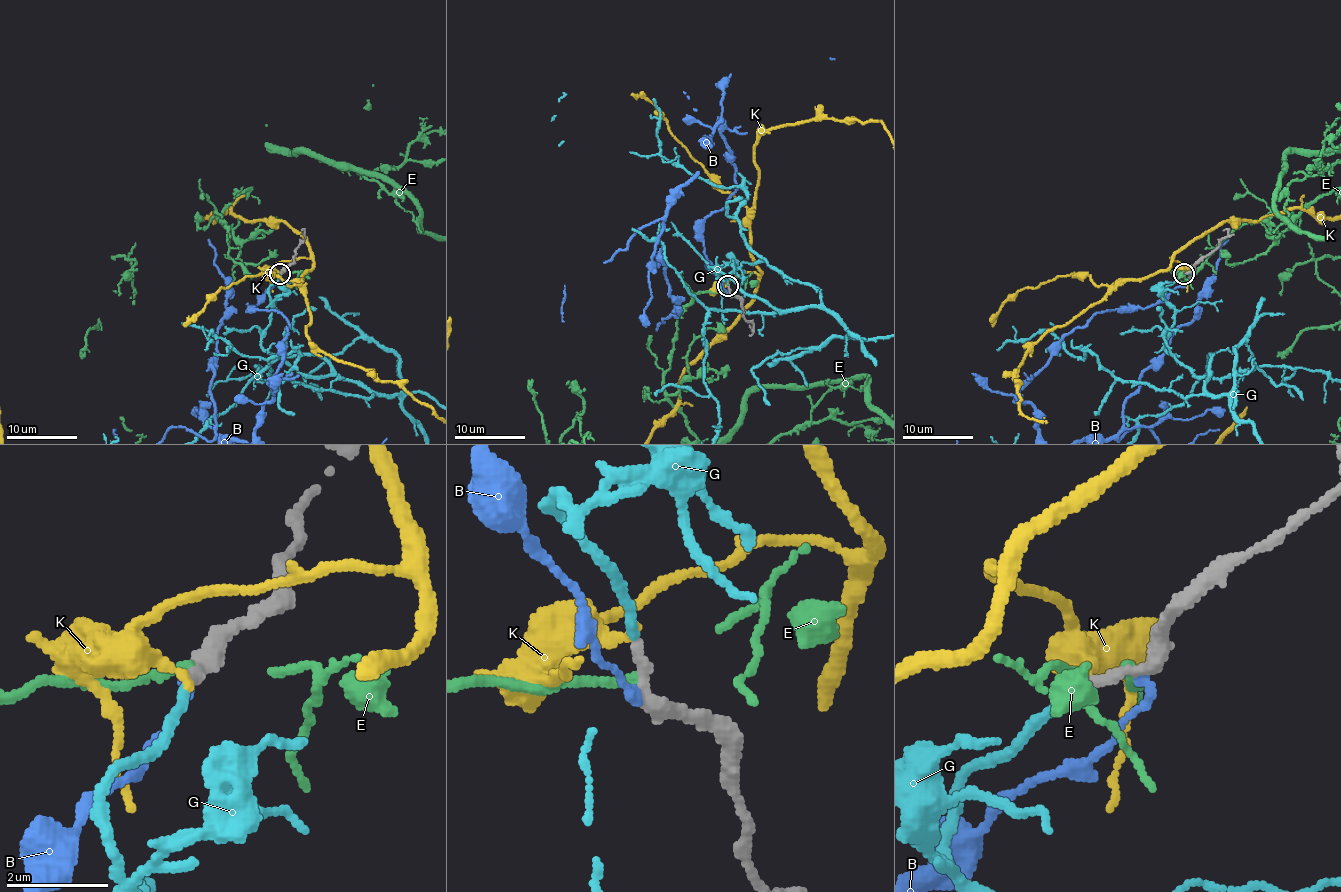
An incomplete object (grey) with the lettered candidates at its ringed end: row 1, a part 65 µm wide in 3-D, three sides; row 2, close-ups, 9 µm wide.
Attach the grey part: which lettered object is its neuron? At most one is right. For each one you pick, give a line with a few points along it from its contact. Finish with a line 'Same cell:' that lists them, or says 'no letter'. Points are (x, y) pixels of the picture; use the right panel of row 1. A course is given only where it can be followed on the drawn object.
Same cell: G

